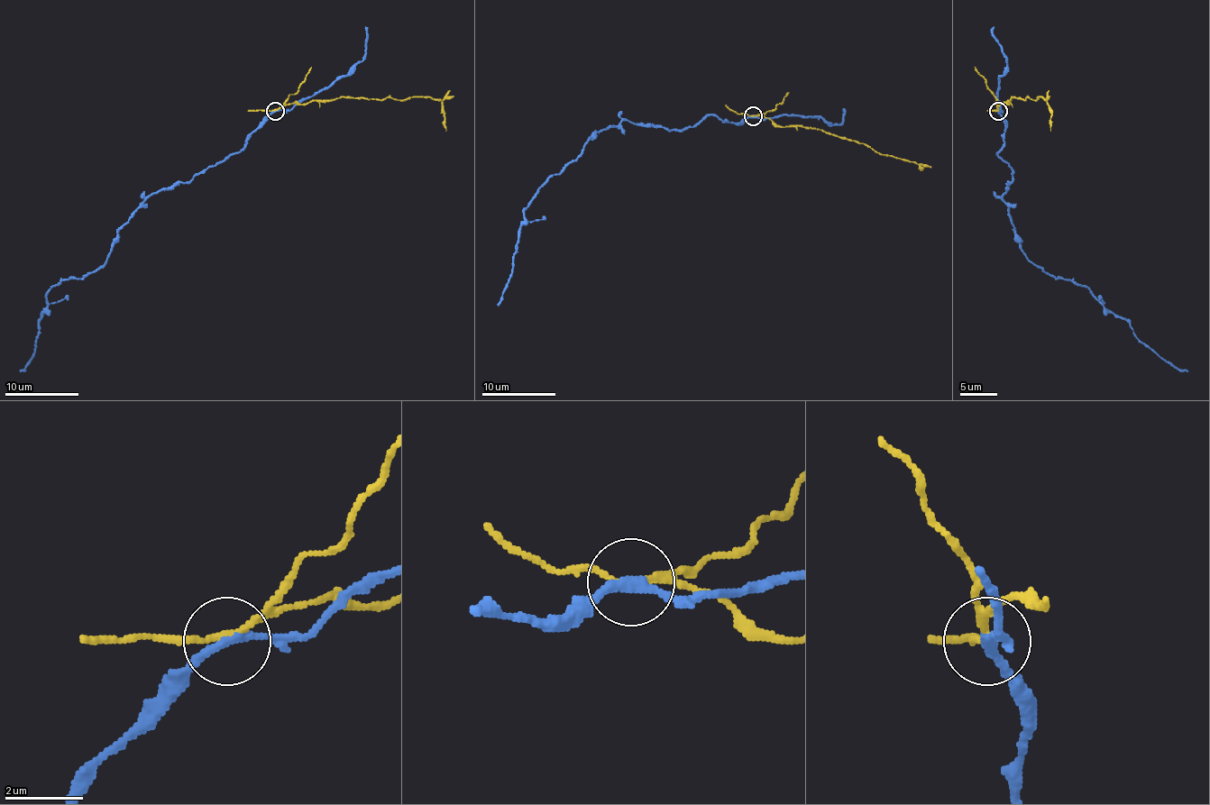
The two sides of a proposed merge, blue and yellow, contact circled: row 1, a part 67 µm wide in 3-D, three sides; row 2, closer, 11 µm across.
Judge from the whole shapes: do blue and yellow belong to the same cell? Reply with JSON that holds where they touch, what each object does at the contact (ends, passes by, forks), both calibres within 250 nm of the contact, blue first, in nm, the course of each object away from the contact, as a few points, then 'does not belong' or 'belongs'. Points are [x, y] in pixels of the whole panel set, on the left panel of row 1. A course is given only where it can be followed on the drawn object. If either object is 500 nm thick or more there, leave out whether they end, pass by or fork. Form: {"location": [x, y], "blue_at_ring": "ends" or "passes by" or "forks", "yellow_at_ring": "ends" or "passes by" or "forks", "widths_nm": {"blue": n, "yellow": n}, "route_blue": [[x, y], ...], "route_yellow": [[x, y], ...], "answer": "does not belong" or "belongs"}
{"location": [275, 111], "blue_at_ring": "passes by", "yellow_at_ring": "passes by", "widths_nm": {"blue": 240, "yellow": 140}, "route_blue": [[276, 111], [239, 151], [149, 196], [96, 270], [65, 279], [48, 291], [35, 353], [21, 371]], "route_yellow": [[274, 111], [292, 104], [345, 96], [382, 100], [428, 96], [443, 105], [446, 132]], "answer": "does not belong"}

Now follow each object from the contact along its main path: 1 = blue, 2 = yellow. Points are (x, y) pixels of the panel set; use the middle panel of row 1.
1: (753, 116), (731, 123), (707, 114), (692, 127), (669, 129), (627, 120), (595, 132), (526, 208), (498, 306)
2: (751, 116), (770, 118), (783, 127), (823, 129), (869, 145), (878, 153), (905, 159), (924, 168)

